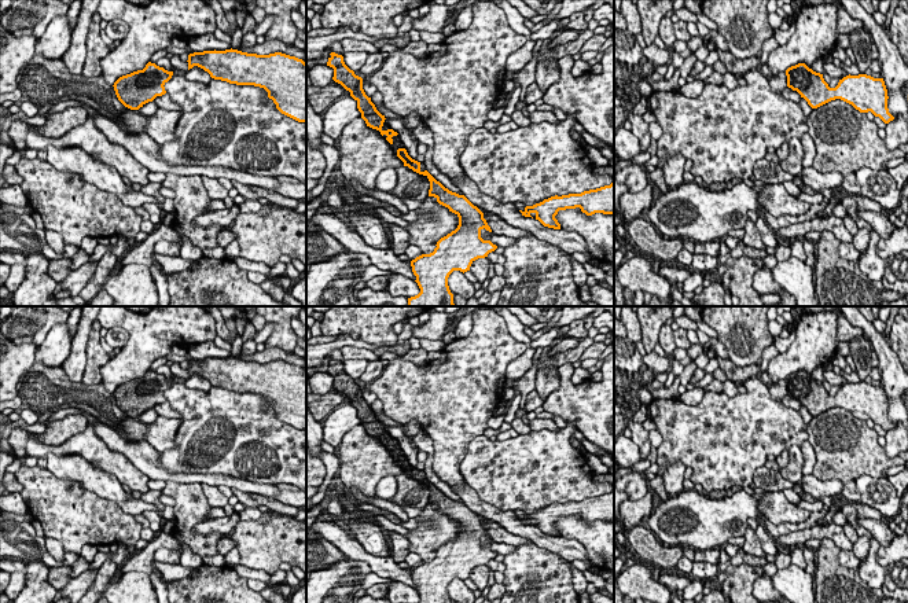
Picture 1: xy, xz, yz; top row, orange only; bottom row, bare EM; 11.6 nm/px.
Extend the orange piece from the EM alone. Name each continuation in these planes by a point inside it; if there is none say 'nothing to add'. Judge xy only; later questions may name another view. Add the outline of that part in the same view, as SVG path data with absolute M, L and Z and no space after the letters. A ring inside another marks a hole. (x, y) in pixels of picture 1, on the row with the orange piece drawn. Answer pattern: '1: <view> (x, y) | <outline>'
nothing to add

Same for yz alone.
nothing to add

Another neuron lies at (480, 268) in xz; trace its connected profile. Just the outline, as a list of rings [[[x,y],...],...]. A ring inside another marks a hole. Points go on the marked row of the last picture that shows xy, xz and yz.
[[[478,258],[473,261],[470,271],[477,277],[478,283],[484,283],[489,275],[490,261],[485,258]]]

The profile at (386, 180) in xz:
[[[391,168],[383,169],[378,174],[375,185],[376,185],[376,190],[383,191],[383,192],[393,191],[397,185],[396,169],[391,169]]]

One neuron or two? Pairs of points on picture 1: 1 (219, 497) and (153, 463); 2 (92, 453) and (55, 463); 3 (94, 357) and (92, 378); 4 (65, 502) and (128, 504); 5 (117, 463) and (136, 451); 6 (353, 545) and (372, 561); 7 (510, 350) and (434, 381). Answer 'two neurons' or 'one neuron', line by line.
1: two neurons
2: two neurons
3: one neuron
4: two neurons
5: two neurons
6: one neuron
7: one neuron

